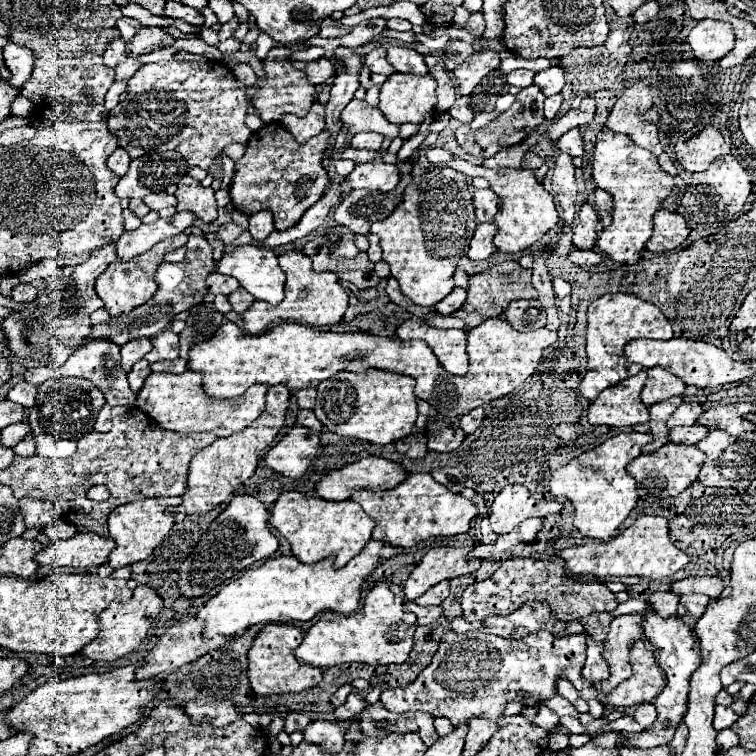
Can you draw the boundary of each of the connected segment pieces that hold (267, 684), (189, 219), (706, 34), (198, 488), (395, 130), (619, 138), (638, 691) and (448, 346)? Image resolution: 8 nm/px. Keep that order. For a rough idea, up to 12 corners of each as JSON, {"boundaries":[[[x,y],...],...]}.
{"boundaries":[[[268,624],[248,650],[256,694],[302,692],[322,670],[300,664],[304,630]],[[178,212],[124,232],[116,240],[118,260],[192,226],[194,214]],[[700,20],[688,44],[698,60],[718,62],[734,48],[728,22]],[[268,390],[248,428],[192,458],[186,514],[210,512],[254,474],[290,390]],[[350,100],[342,124],[350,136],[368,130],[390,140],[400,126],[384,120],[366,100]],[[598,134],[596,186],[614,220],[596,244],[636,264],[674,178],[626,134]],[[642,640],[630,648],[632,676],[598,692],[604,710],[652,702],[666,680]],[[400,324],[400,340],[424,340],[448,372],[466,374],[464,330]]]}

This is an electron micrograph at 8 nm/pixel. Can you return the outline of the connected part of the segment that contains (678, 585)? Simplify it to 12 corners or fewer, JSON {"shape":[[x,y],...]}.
{"shape":[[690,576],[674,582],[678,596],[700,592],[716,600],[724,590],[720,576]]}

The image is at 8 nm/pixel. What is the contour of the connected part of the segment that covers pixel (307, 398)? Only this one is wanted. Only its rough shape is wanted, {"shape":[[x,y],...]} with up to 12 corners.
{"shape":[[298,390],[300,408],[312,410],[316,390]]}

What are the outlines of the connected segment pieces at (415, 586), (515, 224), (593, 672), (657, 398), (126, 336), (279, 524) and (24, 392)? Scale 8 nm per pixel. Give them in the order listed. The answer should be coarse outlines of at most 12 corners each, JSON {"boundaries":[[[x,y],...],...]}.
{"boundaries":[[[432,548],[404,584],[416,600],[428,588],[472,574],[470,548]],[[436,164],[482,176],[500,198],[500,252],[522,252],[558,224],[532,170]],[[588,636],[588,658],[582,676],[592,684],[608,678],[602,642]],[[660,366],[646,370],[646,406],[680,396],[686,384]],[[206,238],[156,270],[158,290],[140,308],[92,326],[88,340],[122,346],[160,334],[208,294],[216,270]],[[284,492],[270,526],[312,564],[342,568],[374,520],[358,502]],[[20,382],[8,398],[24,408],[34,406],[38,386]]]}

